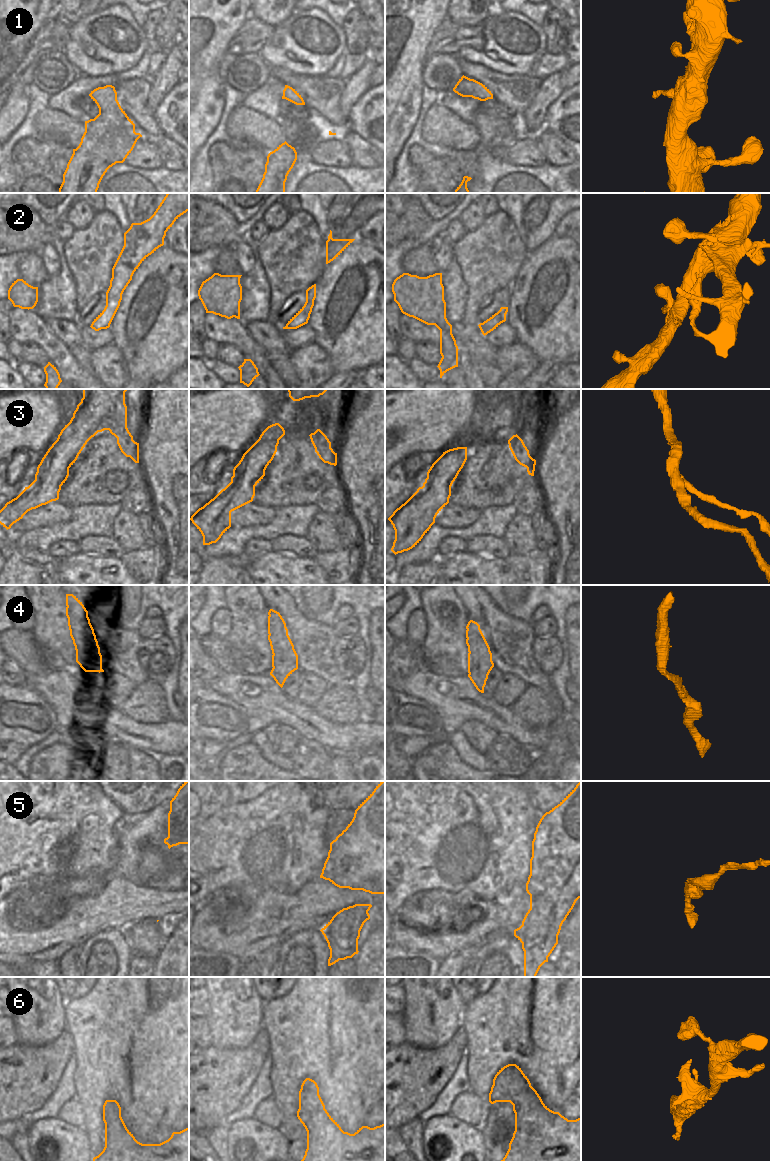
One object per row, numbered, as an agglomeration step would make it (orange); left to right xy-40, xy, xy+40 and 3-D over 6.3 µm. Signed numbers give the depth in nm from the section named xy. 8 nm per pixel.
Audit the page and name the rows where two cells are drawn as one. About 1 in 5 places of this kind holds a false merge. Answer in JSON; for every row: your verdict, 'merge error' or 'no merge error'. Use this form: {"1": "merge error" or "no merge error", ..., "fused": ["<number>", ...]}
{"1": "no merge error", "2": "no merge error", "3": "merge error", "4": "merge error", "5": "no merge error", "6": "no merge error", "fused": ["3", "4"]}

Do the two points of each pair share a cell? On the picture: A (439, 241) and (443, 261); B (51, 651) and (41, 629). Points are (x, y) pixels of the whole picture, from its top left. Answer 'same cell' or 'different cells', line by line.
A: same cell
B: same cell

